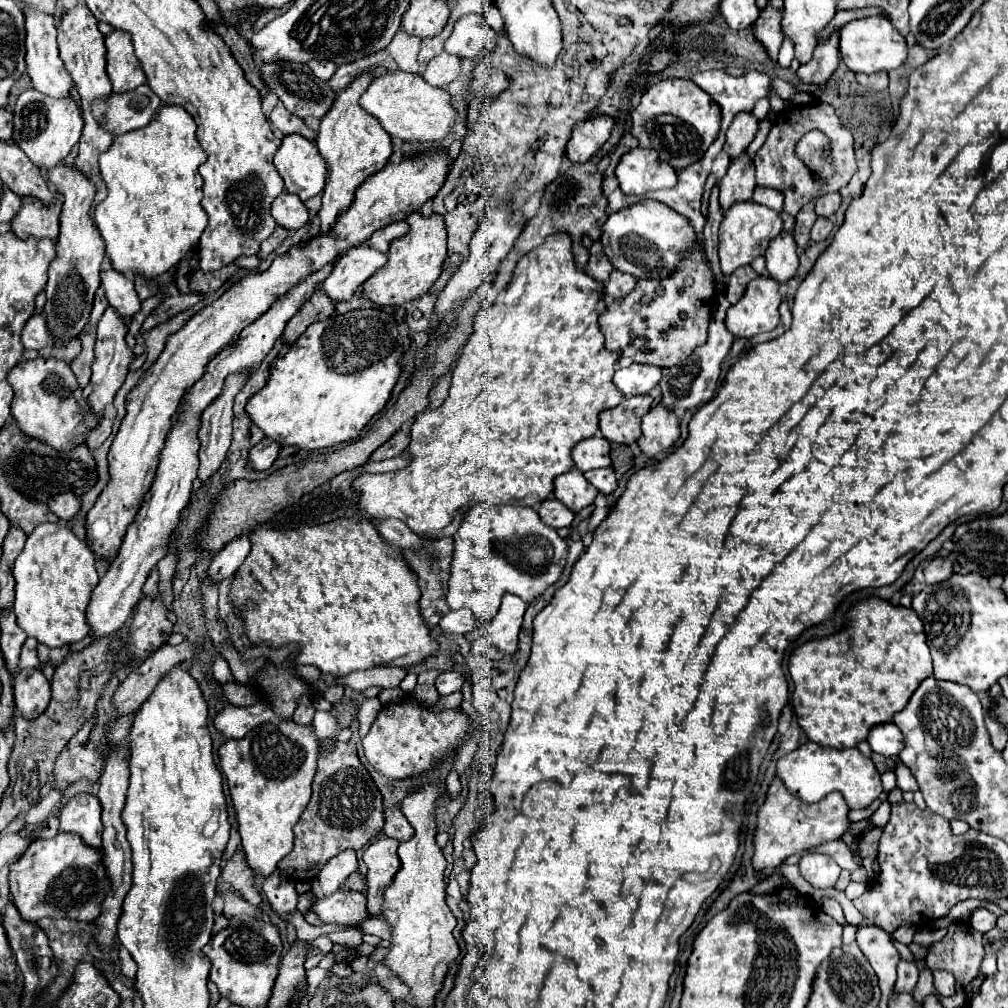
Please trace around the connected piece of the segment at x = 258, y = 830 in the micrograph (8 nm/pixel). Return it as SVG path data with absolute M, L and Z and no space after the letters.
M292 720L282 722L280 726L262 724L242 740L224 742L218 750L220 766L228 778L232 804L236 808L242 850L248 866L264 878L276 870L278 862L288 852L292 852L292 830L300 820L304 806L310 802L310 784L316 774L318 754L320 744L314 726L300 726Z

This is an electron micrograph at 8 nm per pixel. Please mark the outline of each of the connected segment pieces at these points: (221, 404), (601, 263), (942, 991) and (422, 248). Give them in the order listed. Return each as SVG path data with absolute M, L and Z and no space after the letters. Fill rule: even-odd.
M242 370L242 372L236 372L236 374L230 374L224 382L224 388L222 388L222 394L212 402L212 406L208 406L202 414L202 426L200 426L200 432L198 432L198 440L200 440L200 468L198 468L198 478L200 482L208 482L222 466L222 462L226 460L226 454L228 454L228 446L232 442L232 418L234 418L234 412L232 412L232 406L234 406L234 396L242 390L242 386L246 384L250 372L248 370Z
M594 242L592 248L590 248L590 262L588 262L588 266L586 266L586 272L588 272L594 280L598 280L598 282L602 282L602 284L608 280L608 276L610 276L610 272L612 272L612 264L610 264L608 256L604 254L600 242Z
M932 972L934 974L934 986L940 996L954 996L954 976L948 972Z
M414 212L406 220L410 224L410 232L390 244L388 266L378 270L362 286L364 296L378 306L402 306L422 298L438 280L446 260L446 230L442 216L432 214L430 218L424 218L422 214Z

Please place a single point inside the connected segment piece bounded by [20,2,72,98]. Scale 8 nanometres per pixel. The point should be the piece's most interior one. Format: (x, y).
(48, 75)

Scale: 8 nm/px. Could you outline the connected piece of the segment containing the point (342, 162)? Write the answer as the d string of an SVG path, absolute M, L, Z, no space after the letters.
M376 68L372 72L364 72L358 78L354 78L352 84L336 96L332 108L320 120L316 146L328 164L324 198L322 198L322 206L318 210L320 232L326 232L332 228L338 214L352 204L354 192L358 190L358 186L372 174L380 172L380 168L384 168L388 164L388 158L392 156L392 138L386 134L386 130L380 126L380 122L372 114L368 114L358 102L360 96L364 94L364 90L370 86L372 78L376 78L376 74L384 74L384 72L386 72L386 68Z

